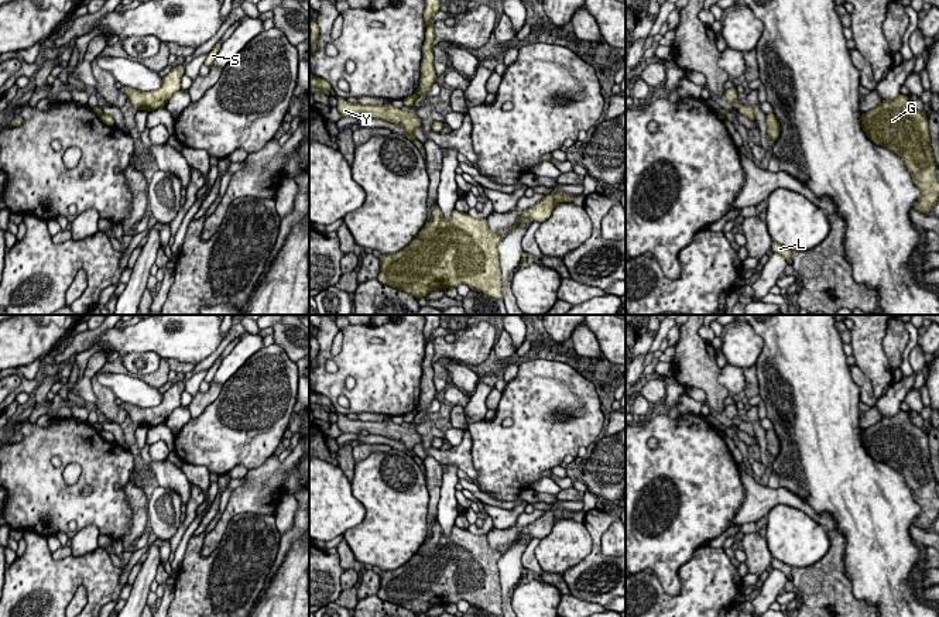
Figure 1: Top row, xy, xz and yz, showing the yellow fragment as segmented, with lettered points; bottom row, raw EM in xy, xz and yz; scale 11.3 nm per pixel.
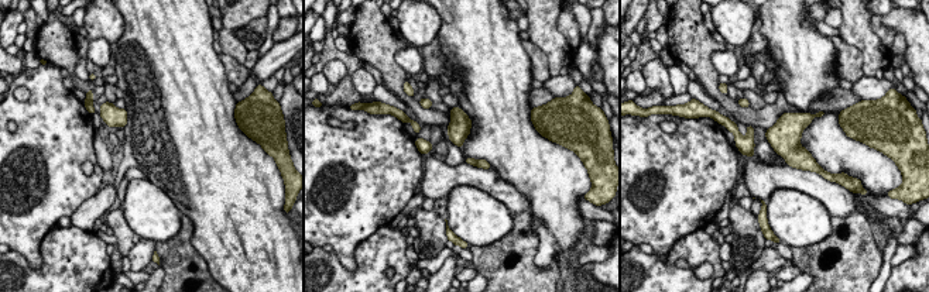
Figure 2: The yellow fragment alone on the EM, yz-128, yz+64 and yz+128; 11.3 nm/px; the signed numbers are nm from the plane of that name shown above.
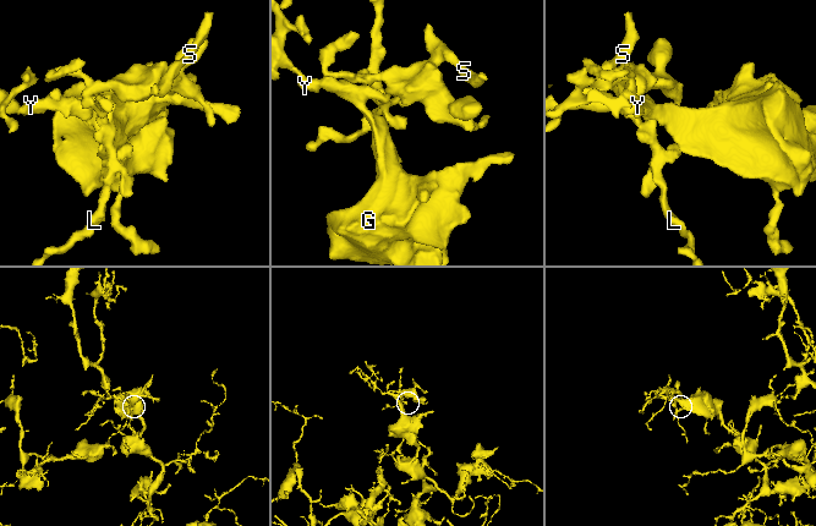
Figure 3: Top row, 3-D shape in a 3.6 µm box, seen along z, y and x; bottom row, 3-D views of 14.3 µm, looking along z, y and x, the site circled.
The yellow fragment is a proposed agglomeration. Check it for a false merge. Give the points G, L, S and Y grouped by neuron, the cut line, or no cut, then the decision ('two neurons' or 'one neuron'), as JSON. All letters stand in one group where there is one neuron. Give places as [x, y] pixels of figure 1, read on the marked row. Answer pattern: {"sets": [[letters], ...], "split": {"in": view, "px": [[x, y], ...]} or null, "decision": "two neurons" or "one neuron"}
{"sets": [["G", "L", "Y"], ["S"]], "split": {"in": "yz", "px": [[718, 113], [723, 117]]}, "decision": "two neurons"}

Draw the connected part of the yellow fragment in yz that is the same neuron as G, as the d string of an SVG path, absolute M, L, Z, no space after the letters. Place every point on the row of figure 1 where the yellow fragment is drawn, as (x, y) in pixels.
M899 93L894 100L883 100L877 107L861 113L860 120L863 131L874 144L902 158L921 191L914 209L928 215L939 200L939 179L926 114L915 110L909 97Z

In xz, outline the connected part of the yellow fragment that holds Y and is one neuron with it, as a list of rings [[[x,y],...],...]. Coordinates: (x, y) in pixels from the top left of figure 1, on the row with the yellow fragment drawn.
[[[336,96],[336,99],[337,99],[336,107],[342,117],[359,119],[361,114],[367,114],[371,119],[380,119],[401,126],[405,130],[405,137],[417,145],[417,148],[425,158],[425,150],[422,147],[422,143],[419,143],[414,137],[414,130],[417,127],[421,127],[422,124],[415,110],[404,112],[401,109],[394,107],[393,104],[383,104],[383,106],[360,104],[360,103],[350,104],[340,96]]]

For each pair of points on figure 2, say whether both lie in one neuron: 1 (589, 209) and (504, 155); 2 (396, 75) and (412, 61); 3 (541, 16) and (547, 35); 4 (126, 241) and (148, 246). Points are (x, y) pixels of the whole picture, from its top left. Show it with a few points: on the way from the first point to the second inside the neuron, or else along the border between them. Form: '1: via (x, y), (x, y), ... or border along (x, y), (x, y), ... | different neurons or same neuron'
1: border along (580, 198), (578, 212), (585, 219) | different neurons
2: border along (405, 44), (394, 55), (394, 59), (407, 72) | different neurons
3: via (542, 20), (542, 31) | same neuron
4: border along (140, 237), (127, 256) | different neurons

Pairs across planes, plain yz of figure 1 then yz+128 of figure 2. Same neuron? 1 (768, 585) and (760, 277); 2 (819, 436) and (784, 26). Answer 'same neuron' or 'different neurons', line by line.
1: same neuron
2: same neuron

